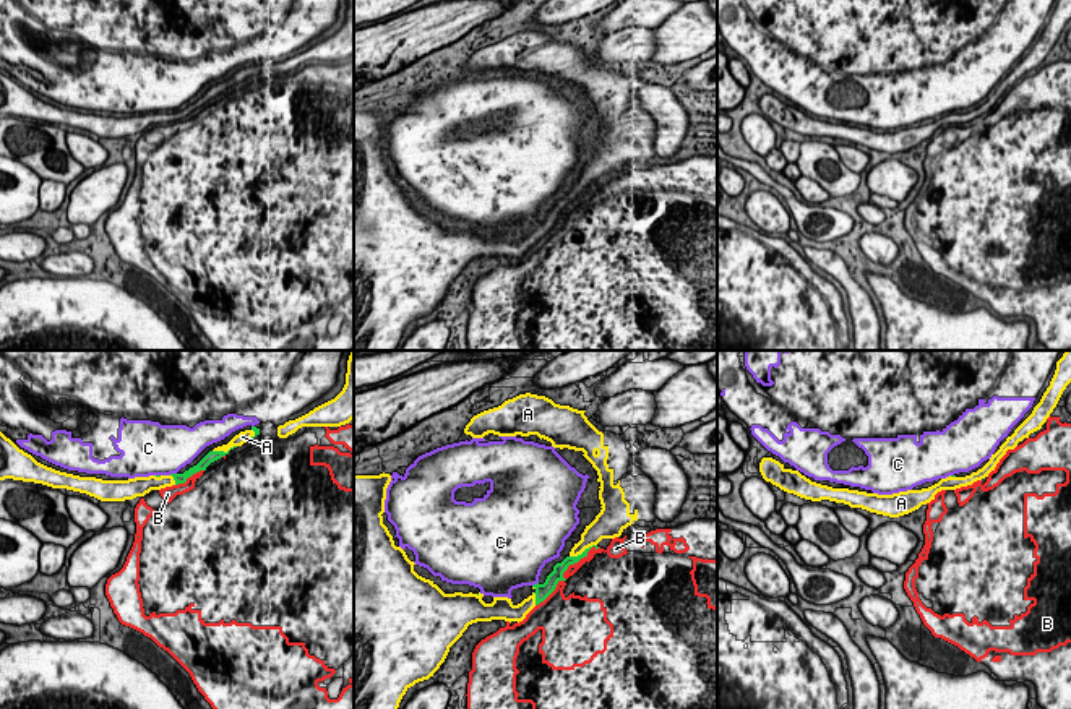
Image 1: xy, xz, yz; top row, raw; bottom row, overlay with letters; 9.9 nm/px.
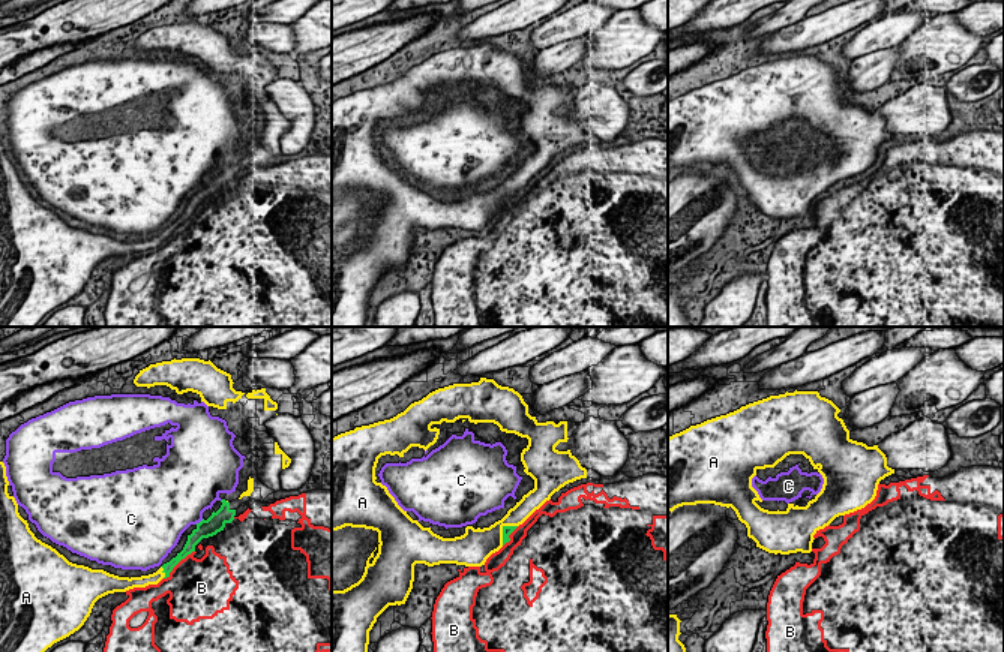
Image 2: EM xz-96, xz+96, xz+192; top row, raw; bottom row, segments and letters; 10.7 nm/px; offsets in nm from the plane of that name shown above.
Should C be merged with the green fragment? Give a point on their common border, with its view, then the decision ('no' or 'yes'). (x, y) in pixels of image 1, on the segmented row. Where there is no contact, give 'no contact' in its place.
contact xy (172, 474); no

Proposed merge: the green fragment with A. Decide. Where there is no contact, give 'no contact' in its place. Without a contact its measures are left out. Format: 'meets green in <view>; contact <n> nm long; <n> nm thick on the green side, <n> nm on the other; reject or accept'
meets green in xz; contact 300 nm long; 100 nm thick on the green side, 200 nm on the other; accept

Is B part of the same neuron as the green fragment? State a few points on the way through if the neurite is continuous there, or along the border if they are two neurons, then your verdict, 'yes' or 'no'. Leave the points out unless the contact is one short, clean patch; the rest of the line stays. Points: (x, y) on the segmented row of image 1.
no

